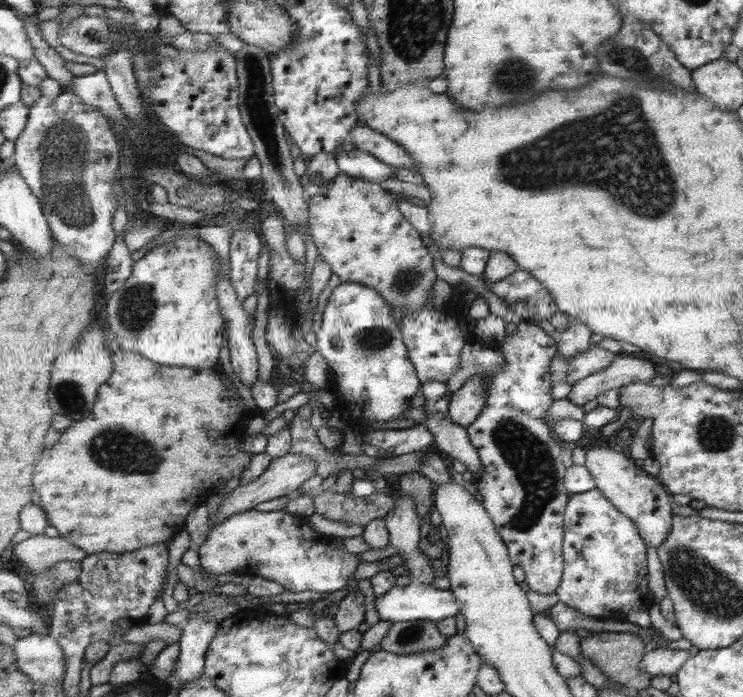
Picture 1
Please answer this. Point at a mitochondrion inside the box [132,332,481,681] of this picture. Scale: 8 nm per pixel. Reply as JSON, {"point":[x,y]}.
{"point":[412,635]}

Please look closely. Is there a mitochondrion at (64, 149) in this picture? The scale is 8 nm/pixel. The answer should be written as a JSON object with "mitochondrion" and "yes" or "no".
{"mitochondrion":"yes"}

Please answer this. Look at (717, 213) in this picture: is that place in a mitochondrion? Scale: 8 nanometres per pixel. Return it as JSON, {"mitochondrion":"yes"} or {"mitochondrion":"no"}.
{"mitochondrion":"no"}

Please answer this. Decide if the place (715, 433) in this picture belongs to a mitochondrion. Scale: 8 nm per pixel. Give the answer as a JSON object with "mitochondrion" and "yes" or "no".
{"mitochondrion":"yes"}

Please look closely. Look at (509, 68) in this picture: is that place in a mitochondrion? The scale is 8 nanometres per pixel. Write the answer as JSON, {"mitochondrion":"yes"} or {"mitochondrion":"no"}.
{"mitochondrion":"yes"}

